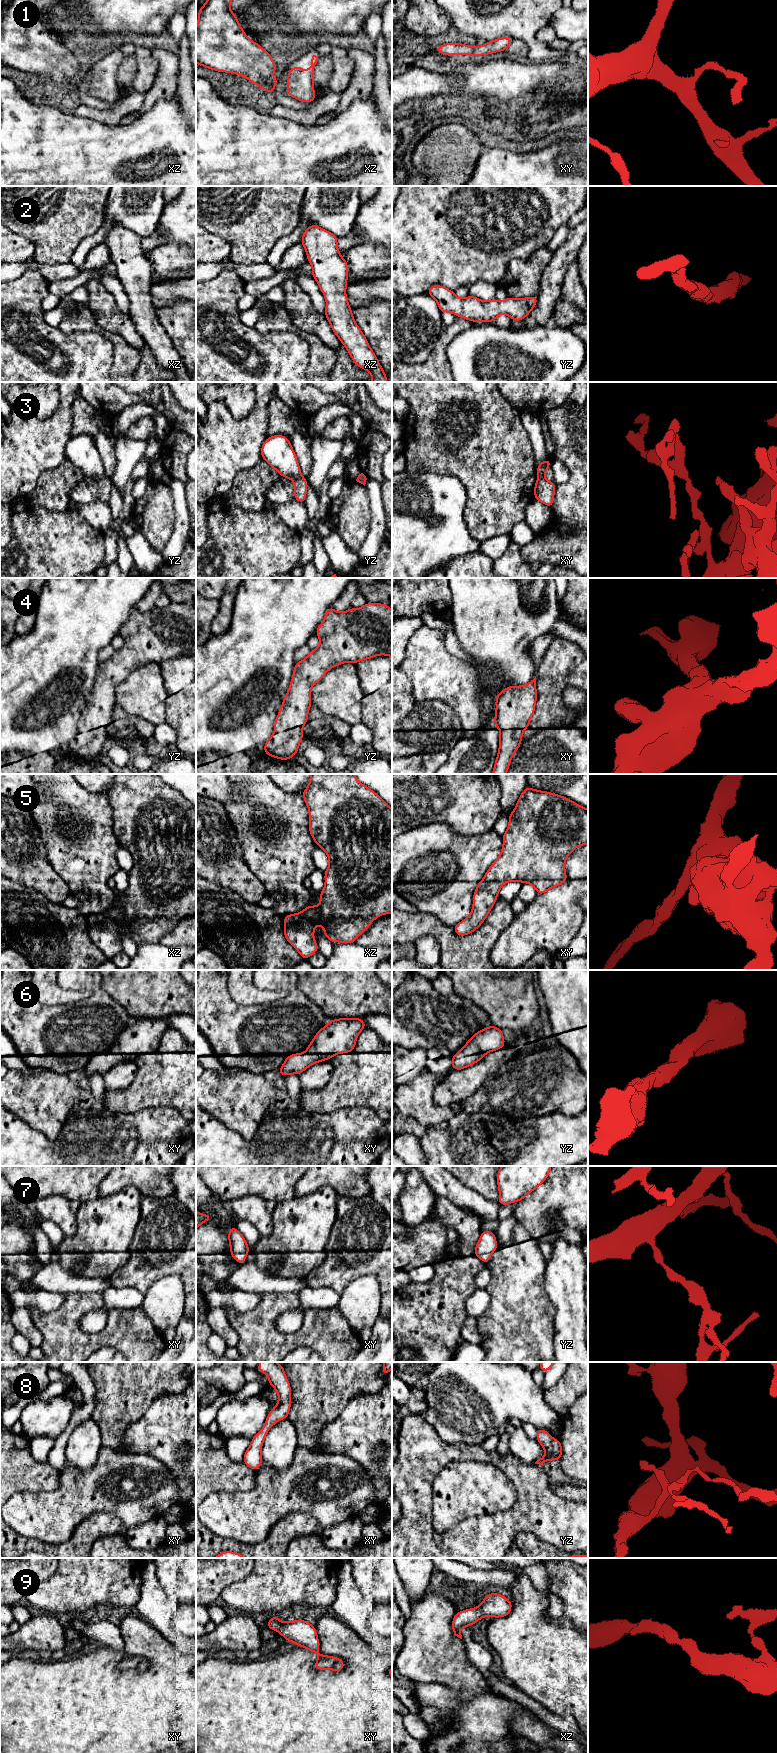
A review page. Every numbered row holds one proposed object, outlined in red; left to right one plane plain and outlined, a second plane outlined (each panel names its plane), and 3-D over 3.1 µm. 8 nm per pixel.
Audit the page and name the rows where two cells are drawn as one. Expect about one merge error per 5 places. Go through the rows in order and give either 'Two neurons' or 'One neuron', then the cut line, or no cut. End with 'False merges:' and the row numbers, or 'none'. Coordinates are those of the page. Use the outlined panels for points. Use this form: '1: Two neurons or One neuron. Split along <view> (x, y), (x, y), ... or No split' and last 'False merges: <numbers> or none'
1: One neuron. No split
2: One neuron. No split
3: Two neurons. Split along yz (300, 475), (294, 481)
4: One neuron. No split
5: One neuron. No split
6: One neuron. No split
7: One neuron. No split
8: One neuron. No split
9: One neuron. No split
False merges: 3

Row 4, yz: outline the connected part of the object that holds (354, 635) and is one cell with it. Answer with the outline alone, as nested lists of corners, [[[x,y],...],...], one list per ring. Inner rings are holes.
[[[366,603],[363,607],[350,608],[344,612],[336,612],[330,606],[315,634],[320,639],[320,645],[311,650],[304,660],[295,663],[290,686],[275,719],[275,732],[264,744],[264,753],[276,759],[287,761],[296,755],[304,737],[302,727],[308,722],[312,704],[311,688],[331,668],[347,662],[356,664],[378,655],[392,658],[392,610],[385,604]]]

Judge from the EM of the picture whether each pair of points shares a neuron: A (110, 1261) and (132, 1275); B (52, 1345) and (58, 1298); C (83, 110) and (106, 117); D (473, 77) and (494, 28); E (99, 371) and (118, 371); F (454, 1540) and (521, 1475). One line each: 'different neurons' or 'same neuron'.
A: different neurons
B: different neurons
C: same neuron
D: different neurons
E: different neurons
F: same neuron

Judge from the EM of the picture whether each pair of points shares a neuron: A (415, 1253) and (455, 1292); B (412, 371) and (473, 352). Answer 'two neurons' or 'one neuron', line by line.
A: two neurons
B: two neurons

